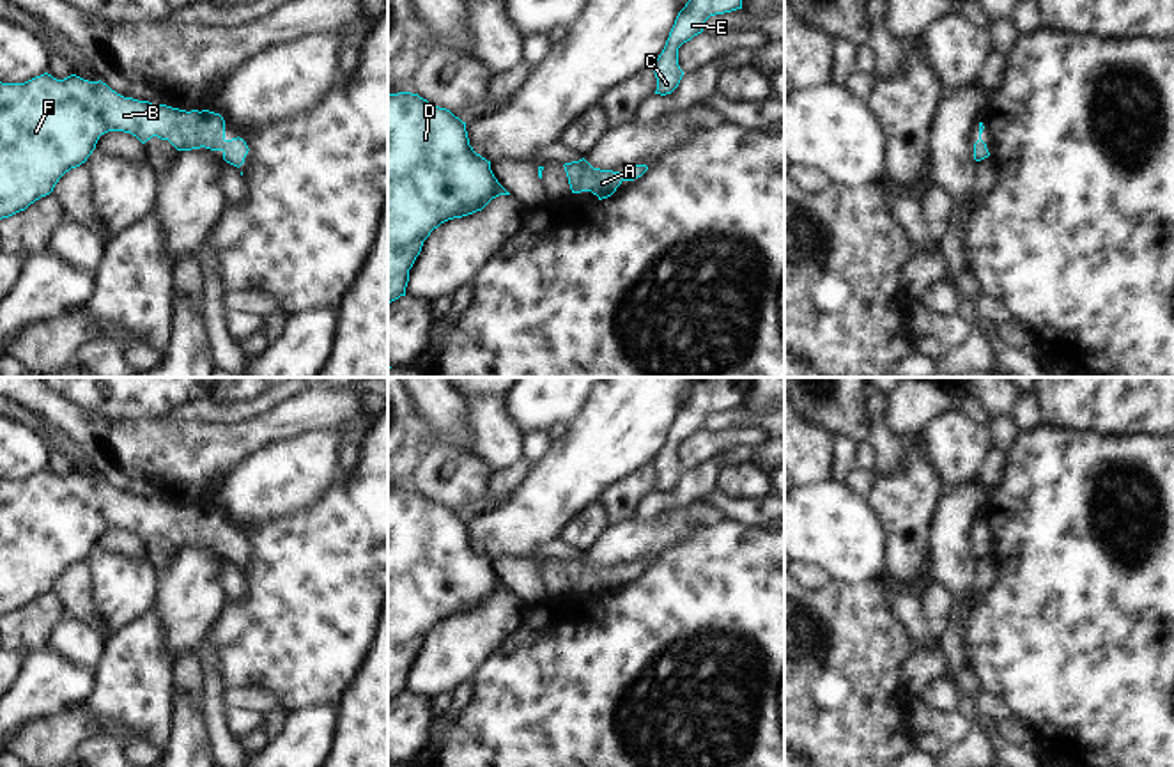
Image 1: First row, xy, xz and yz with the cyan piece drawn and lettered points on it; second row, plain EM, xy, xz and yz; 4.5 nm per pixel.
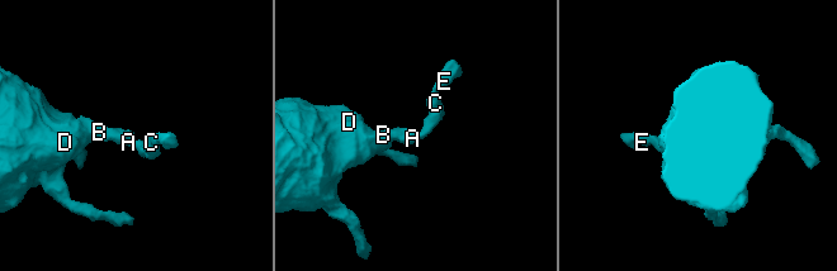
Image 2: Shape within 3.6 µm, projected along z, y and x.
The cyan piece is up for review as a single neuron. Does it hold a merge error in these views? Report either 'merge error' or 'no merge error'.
no merge error

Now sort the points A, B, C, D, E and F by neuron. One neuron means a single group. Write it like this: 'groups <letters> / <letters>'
groups A B C D E F

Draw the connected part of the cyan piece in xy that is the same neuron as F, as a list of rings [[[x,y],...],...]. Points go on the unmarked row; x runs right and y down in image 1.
[[[44,469],[25,480],[0,478],[0,616],[50,592],[66,569],[87,558],[99,533],[108,528],[131,530],[142,540],[158,533],[177,547],[221,547],[223,556],[237,565],[250,547],[243,535],[225,535],[225,517],[220,510],[186,508],[124,494],[101,476],[89,478],[76,471],[57,476]]]

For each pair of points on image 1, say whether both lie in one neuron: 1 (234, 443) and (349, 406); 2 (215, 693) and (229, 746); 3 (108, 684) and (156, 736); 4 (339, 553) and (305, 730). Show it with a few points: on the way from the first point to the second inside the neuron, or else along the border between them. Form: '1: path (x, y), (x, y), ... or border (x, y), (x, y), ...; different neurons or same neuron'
1: path (262, 429), (312, 410), (321, 410); same neuron
2: path (213, 705), (213, 721), (218, 734); same neuron
3: path (121, 697), (147, 723); same neuron
4: border (333, 705), (307, 705), (287, 714); different neurons

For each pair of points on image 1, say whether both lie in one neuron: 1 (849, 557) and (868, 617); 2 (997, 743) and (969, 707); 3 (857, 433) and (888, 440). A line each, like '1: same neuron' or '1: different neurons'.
1: different neurons
2: same neuron
3: different neurons

